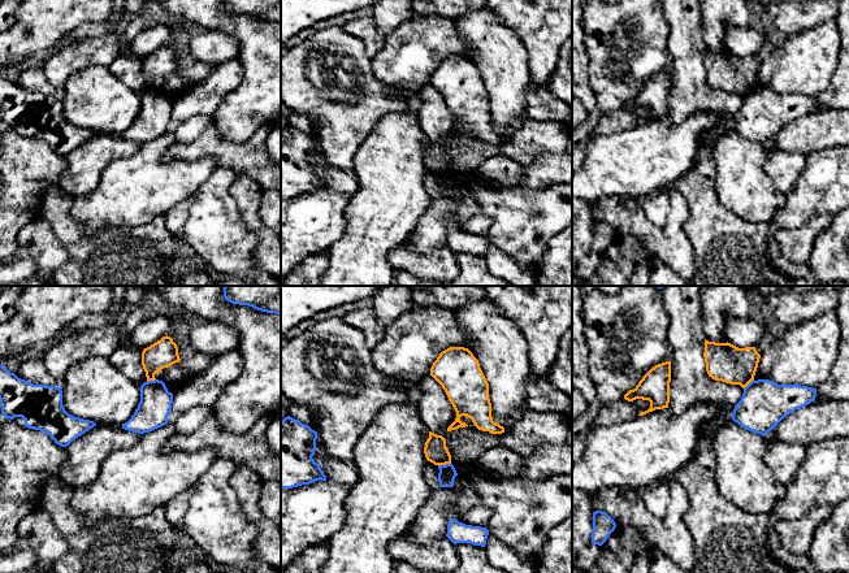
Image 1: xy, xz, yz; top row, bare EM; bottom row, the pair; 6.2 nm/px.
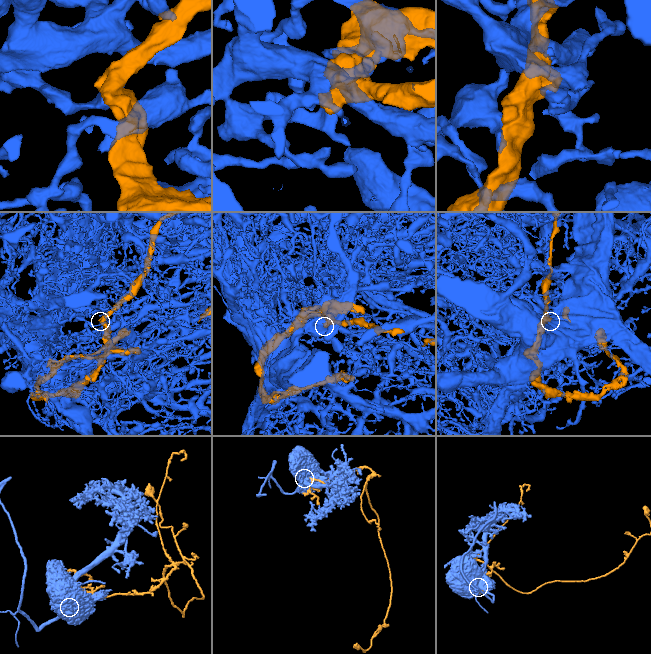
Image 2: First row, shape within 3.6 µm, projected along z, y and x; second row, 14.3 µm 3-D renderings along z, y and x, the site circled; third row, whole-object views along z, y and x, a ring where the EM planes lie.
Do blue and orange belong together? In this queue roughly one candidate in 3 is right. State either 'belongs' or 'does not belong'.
does not belong

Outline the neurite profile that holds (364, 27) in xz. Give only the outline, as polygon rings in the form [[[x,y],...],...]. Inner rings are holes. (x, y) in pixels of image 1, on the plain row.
[[[360,17],[348,21],[343,29],[355,38],[359,38],[369,57],[378,53],[385,45],[385,36],[377,30],[373,17]]]

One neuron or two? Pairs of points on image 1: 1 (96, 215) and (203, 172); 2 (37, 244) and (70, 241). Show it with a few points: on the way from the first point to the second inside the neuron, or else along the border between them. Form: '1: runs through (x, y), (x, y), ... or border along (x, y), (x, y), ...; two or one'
1: runs through (122, 198), (141, 187), (161, 186), (177, 181); one
2: border along (43, 216), (65, 251), (65, 261), (55, 272); two

